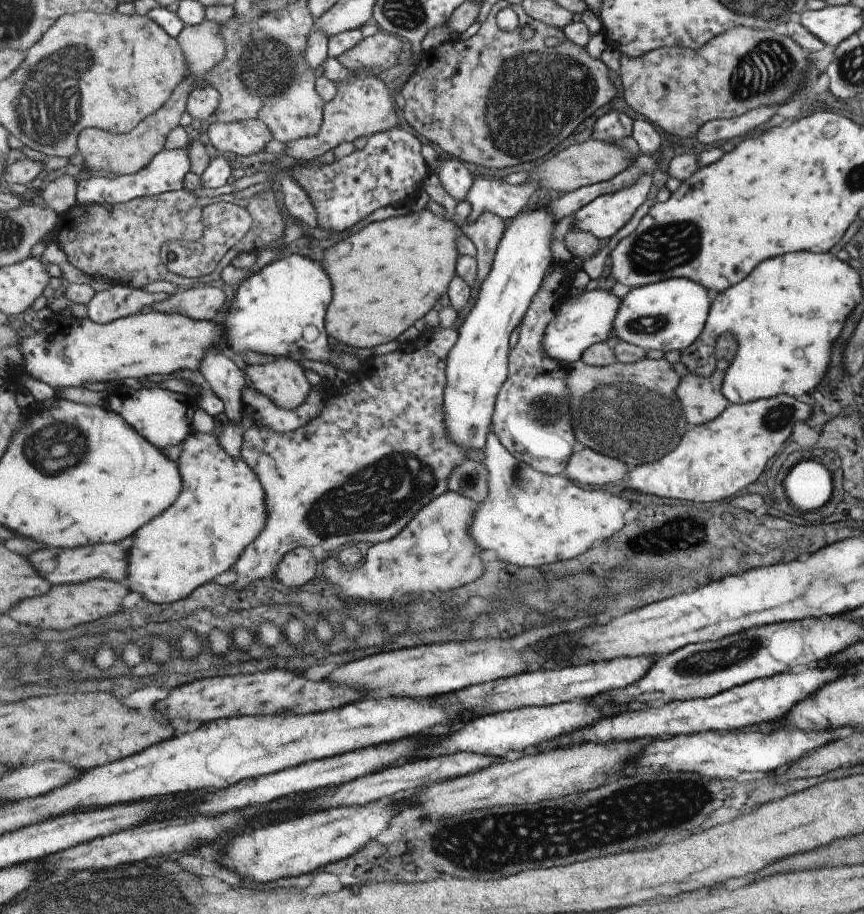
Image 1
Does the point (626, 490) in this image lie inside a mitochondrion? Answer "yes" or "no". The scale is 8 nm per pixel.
no

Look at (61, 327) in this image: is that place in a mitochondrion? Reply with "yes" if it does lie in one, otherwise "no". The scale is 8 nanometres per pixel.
no

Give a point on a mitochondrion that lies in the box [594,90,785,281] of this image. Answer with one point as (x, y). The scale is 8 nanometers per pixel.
(660, 249)

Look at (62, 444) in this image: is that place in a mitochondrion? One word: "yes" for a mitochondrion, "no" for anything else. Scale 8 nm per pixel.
yes

